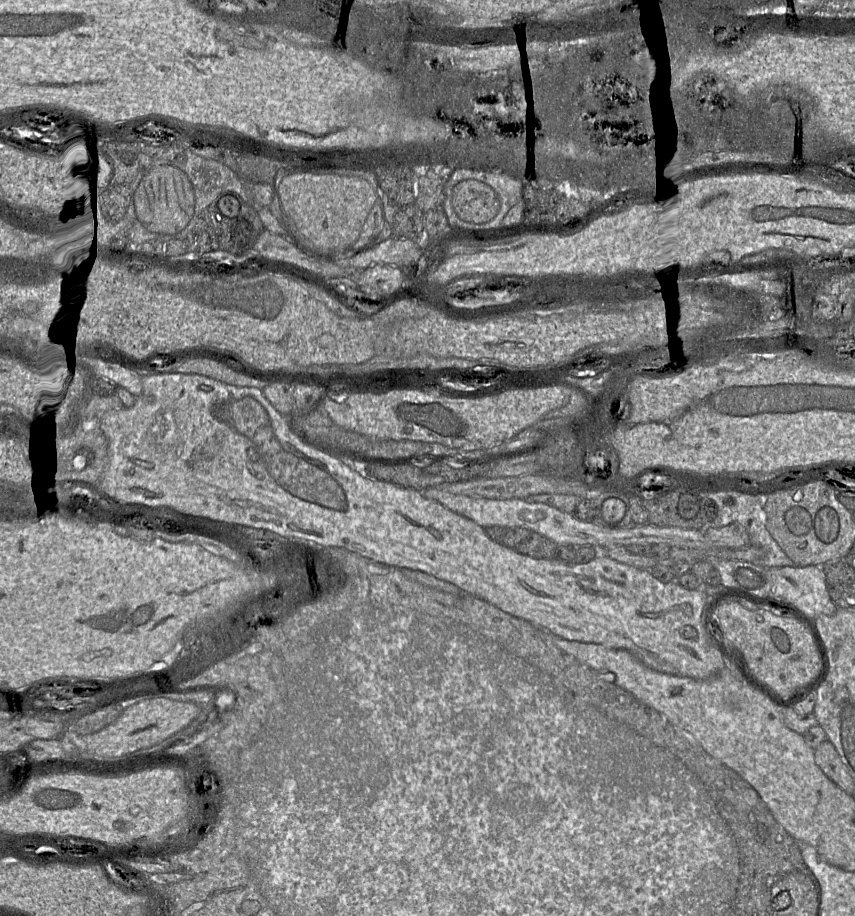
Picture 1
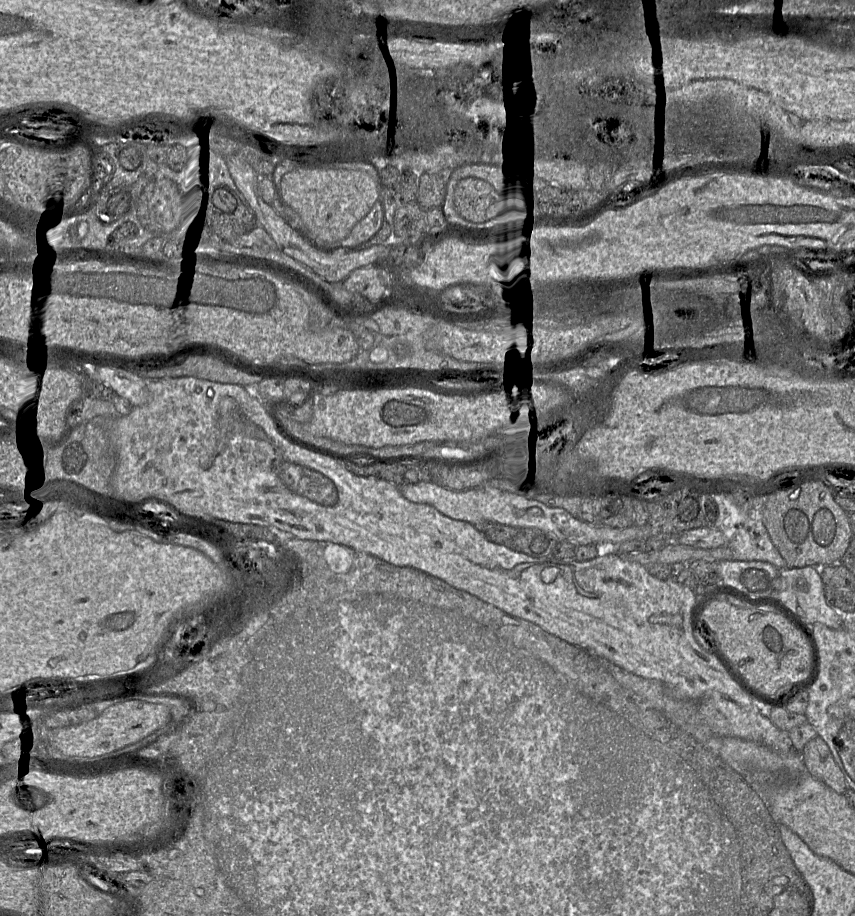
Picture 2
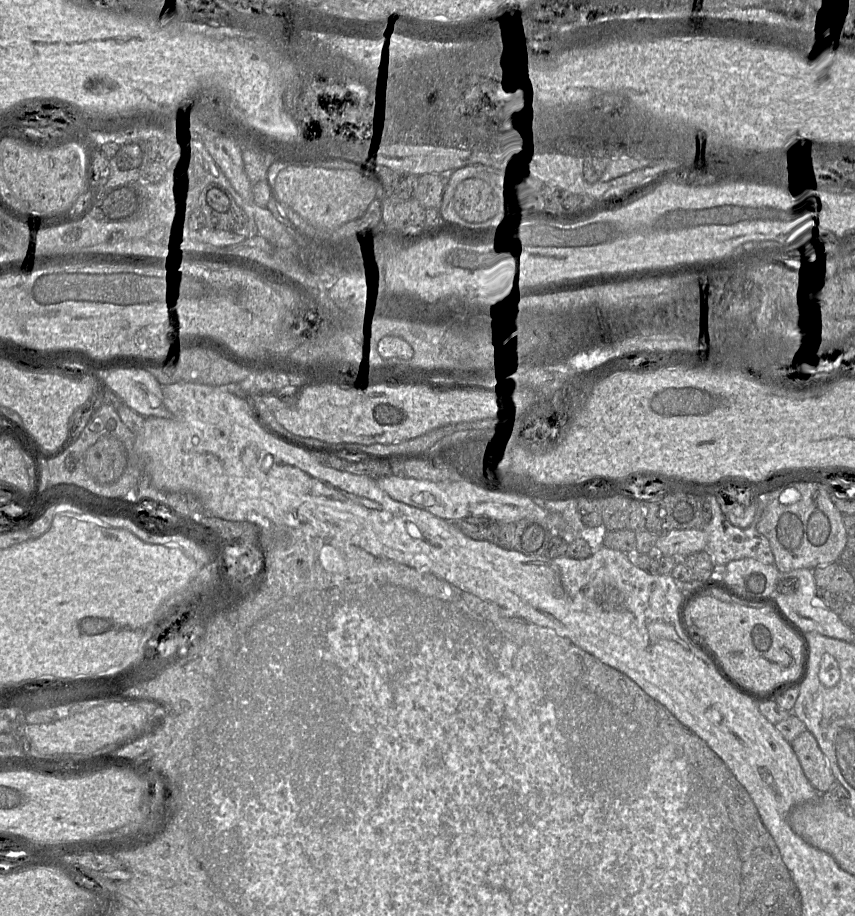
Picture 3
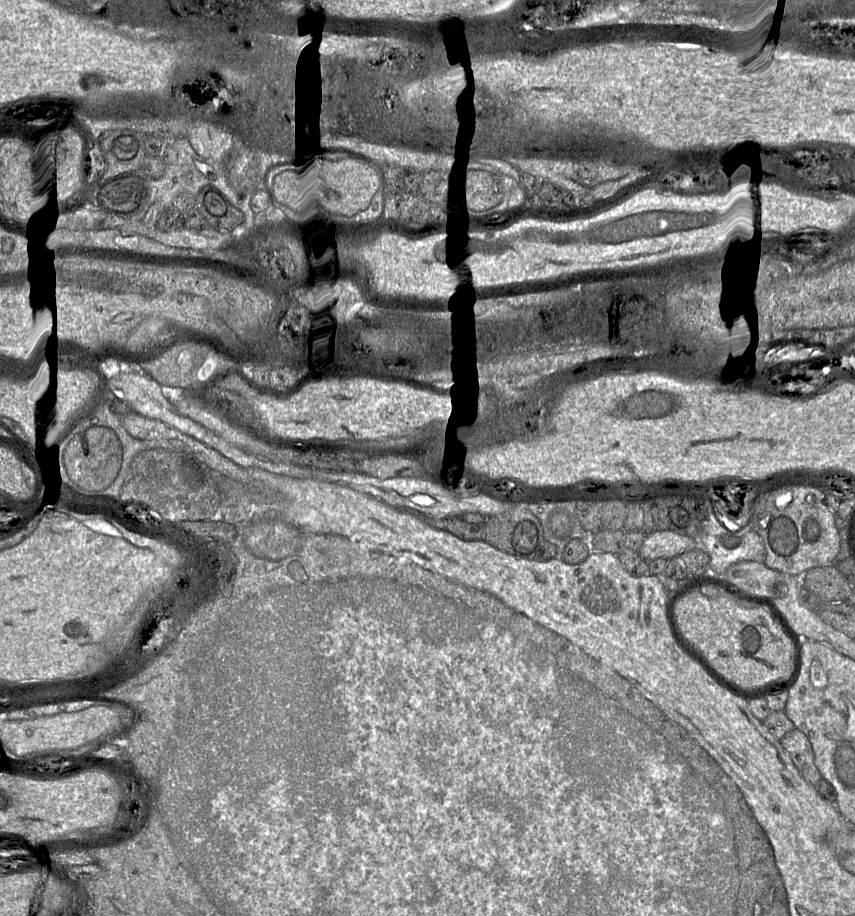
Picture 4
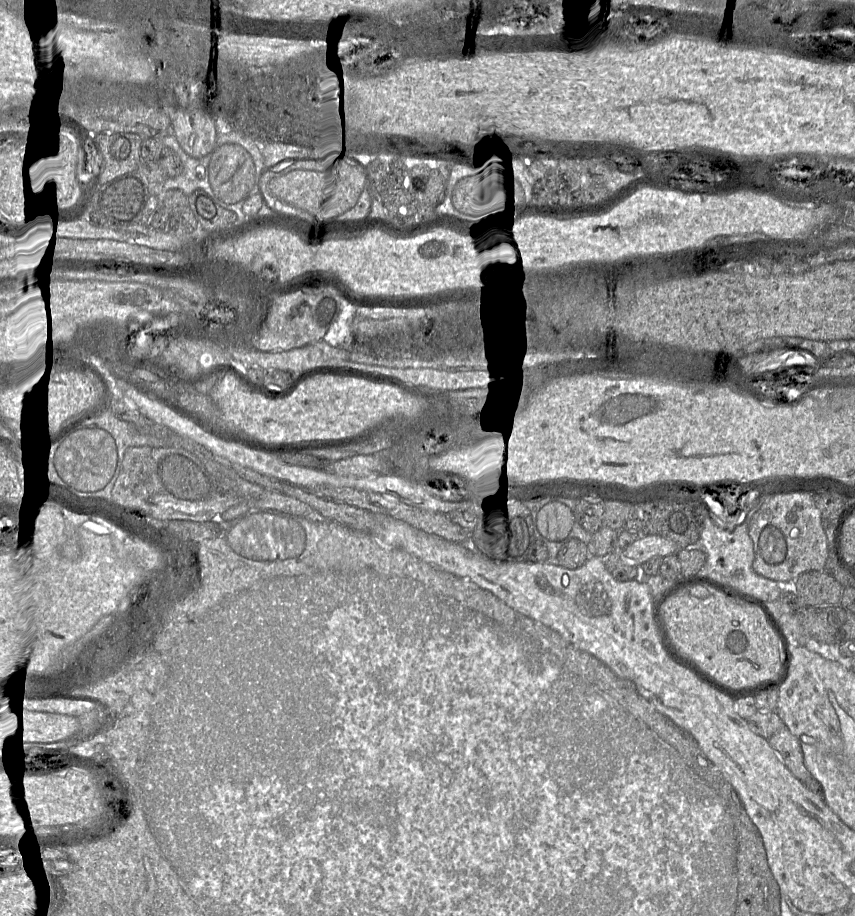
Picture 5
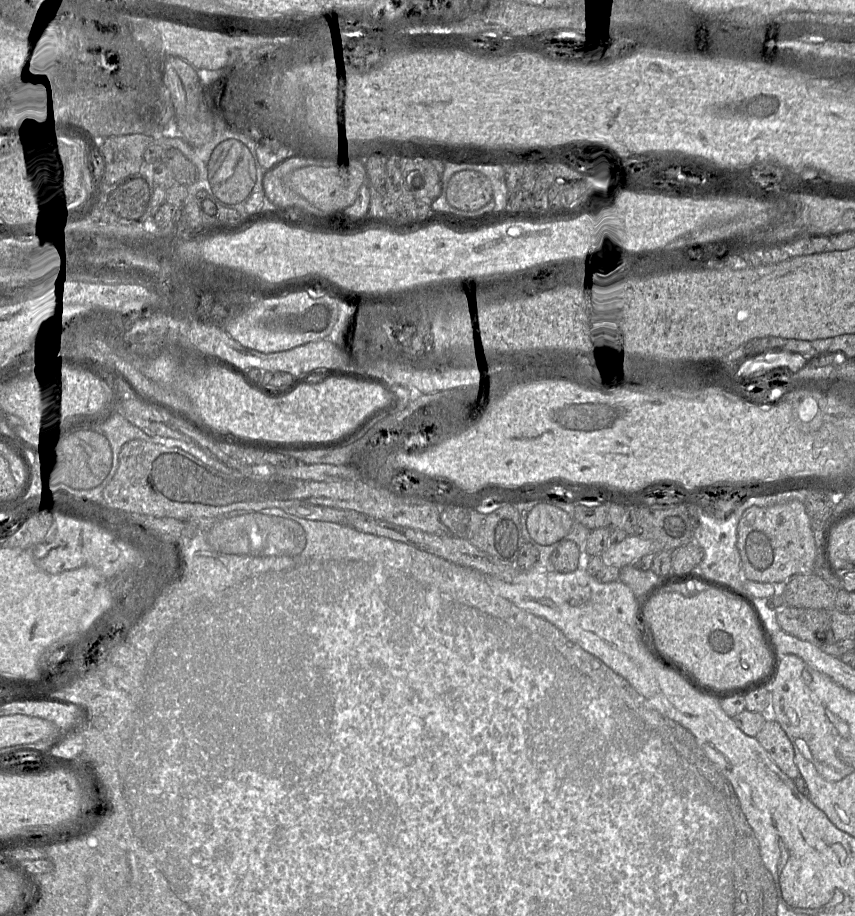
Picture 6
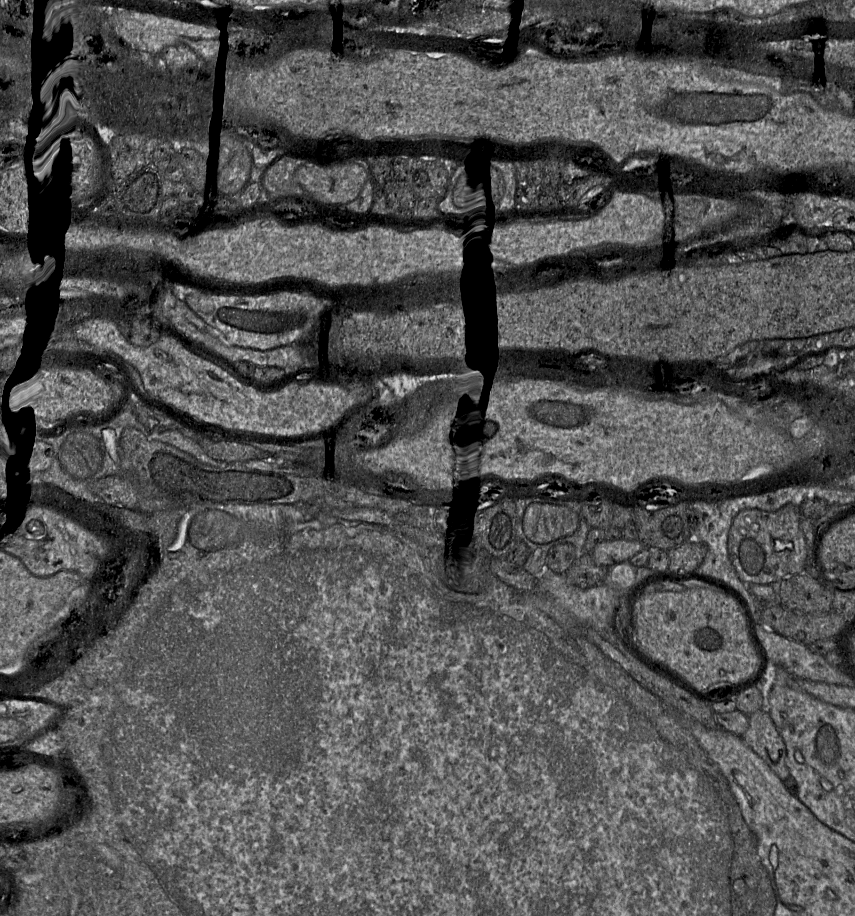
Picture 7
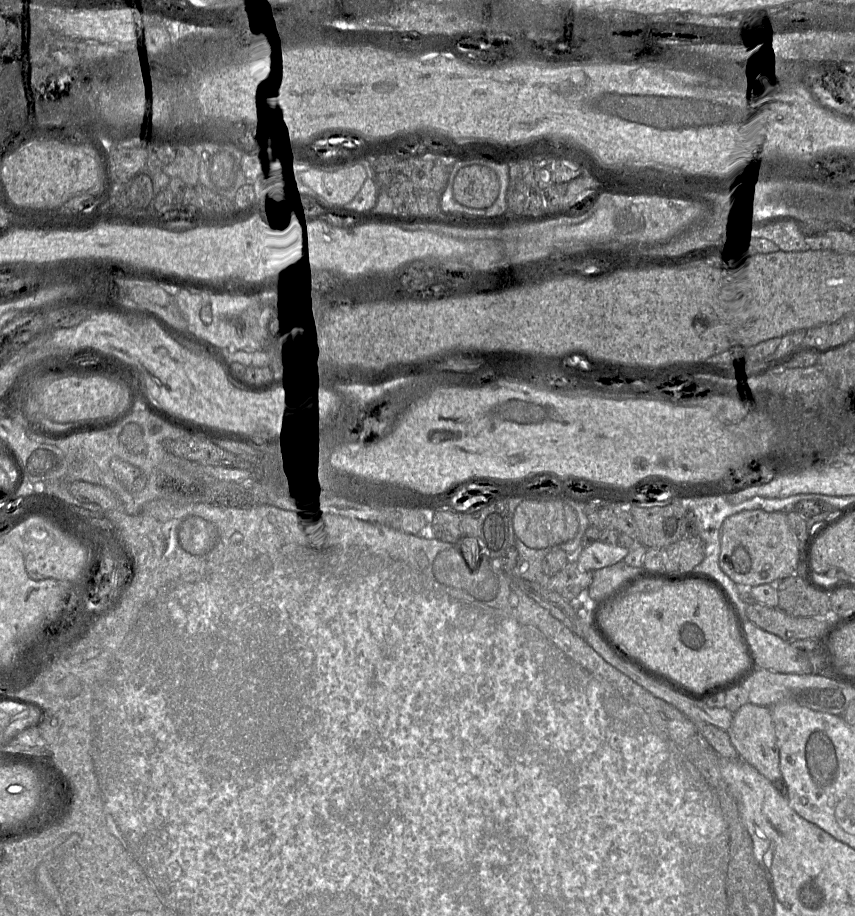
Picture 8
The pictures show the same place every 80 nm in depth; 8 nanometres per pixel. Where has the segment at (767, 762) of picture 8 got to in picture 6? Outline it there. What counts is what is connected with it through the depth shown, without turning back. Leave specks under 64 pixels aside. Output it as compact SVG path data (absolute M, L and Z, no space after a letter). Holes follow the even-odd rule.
M767 716L763 728L755 738L785 775L792 780L800 777L793 745L778 722Z

